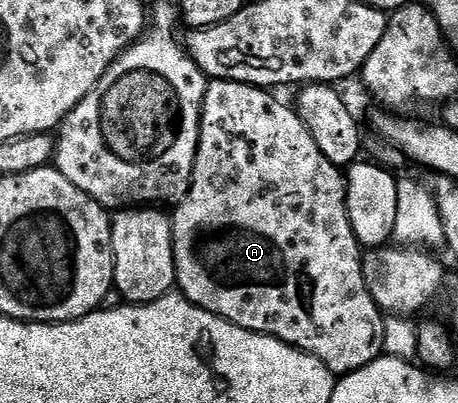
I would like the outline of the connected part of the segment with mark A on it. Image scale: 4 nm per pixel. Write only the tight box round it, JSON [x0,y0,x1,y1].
[171,79,385,374]

